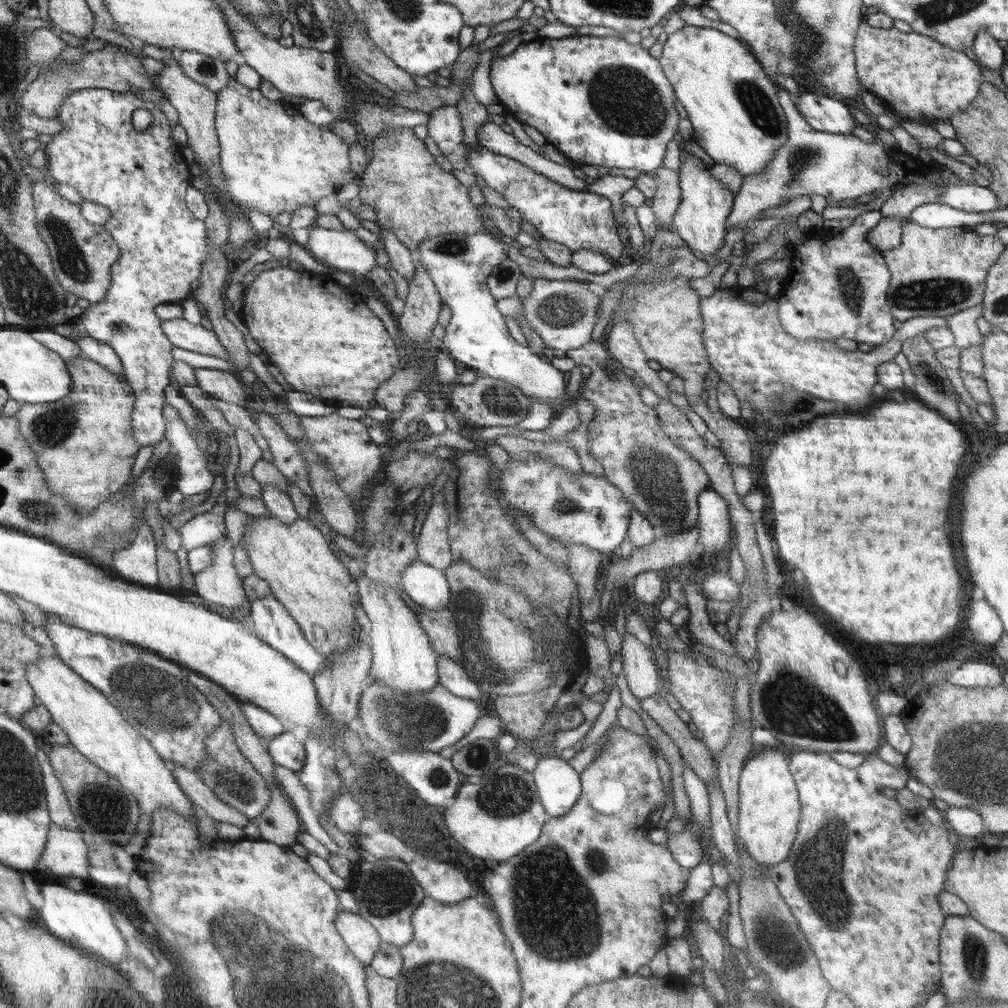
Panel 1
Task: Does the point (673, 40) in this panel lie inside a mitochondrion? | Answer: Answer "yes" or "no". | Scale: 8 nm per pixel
no

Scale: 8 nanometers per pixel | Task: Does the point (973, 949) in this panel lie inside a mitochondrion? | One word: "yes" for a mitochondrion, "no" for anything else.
yes

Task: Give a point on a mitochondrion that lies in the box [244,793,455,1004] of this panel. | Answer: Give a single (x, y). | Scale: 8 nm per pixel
(384, 895)

